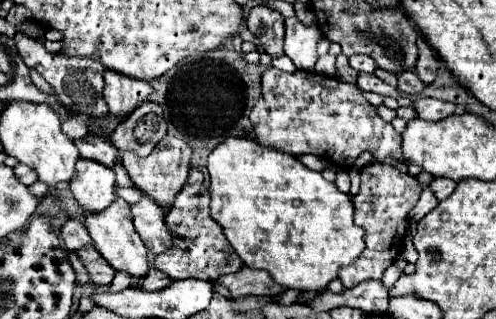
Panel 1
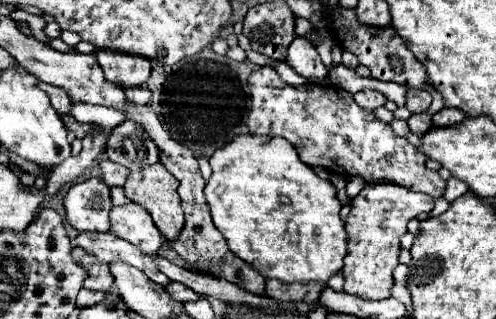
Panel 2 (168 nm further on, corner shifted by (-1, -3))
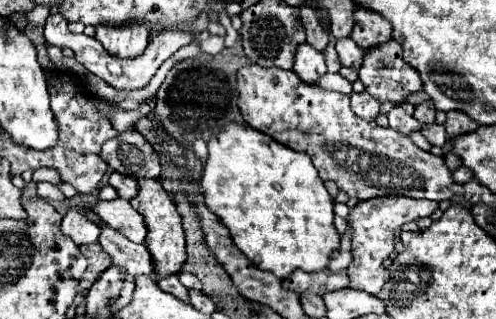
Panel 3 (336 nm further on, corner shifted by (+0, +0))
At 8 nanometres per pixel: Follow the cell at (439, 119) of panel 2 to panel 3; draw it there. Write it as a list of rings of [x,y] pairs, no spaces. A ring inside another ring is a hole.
[[[450,111],[448,117],[446,117],[444,127],[446,127],[448,137],[452,139],[452,137],[460,137],[460,135],[466,135],[466,133],[476,131],[476,129],[478,129],[478,123],[472,121],[472,119],[470,119],[466,113],[462,113],[462,111]]]

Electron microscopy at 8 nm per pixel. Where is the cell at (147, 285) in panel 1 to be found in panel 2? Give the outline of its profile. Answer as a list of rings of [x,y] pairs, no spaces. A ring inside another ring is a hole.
[[[171,282],[171,284],[165,286],[165,290],[167,290],[167,292],[171,294],[171,298],[177,300],[177,302],[187,302],[187,300],[197,300],[197,298],[199,298],[199,294],[195,294],[191,288],[187,288],[187,286],[181,284],[181,282]]]

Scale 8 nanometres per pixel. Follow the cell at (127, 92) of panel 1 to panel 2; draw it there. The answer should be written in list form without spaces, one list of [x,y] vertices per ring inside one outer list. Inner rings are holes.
[[[97,52],[97,60],[109,82],[121,88],[143,86],[151,76],[151,64],[141,56],[119,56],[119,52]]]

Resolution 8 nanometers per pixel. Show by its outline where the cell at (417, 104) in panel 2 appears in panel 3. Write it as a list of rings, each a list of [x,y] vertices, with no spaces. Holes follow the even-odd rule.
[[[428,99],[420,105],[416,105],[416,111],[414,111],[414,117],[422,123],[422,125],[430,125],[436,121],[436,109],[434,109],[434,103]]]

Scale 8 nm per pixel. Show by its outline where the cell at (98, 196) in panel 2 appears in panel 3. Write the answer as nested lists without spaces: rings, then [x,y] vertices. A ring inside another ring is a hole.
[[[70,207],[62,219],[62,233],[80,247],[84,243],[96,243],[100,237],[100,227],[88,221],[76,207]]]

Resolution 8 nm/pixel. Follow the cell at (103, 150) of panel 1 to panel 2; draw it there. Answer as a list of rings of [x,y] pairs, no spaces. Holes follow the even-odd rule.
[[[103,160],[99,164],[101,168],[101,174],[103,174],[103,180],[109,184],[109,186],[123,186],[125,180],[127,180],[127,168],[119,166],[119,164],[111,164],[111,160]]]

